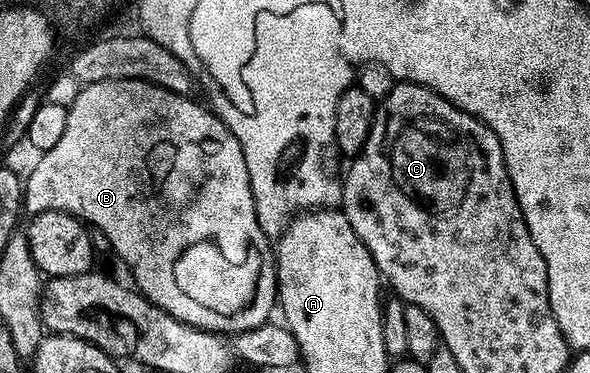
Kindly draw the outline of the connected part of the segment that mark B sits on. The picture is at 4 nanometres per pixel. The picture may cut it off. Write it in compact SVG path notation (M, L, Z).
M95 81L93 85L83 86L68 105L66 132L54 147L43 150L36 166L29 171L22 185L22 209L25 214L35 215L46 211L62 211L80 218L93 230L106 235L111 252L124 260L126 268L132 272L135 288L153 301L158 308L174 315L187 325L205 329L207 333L231 335L250 331L265 324L278 305L278 286L276 266L270 263L270 238L262 231L258 215L254 211L254 195L250 191L250 171L246 171L246 159L238 139L229 131L228 126L216 116L211 108L202 106L192 97L183 97L151 85L145 81Z

